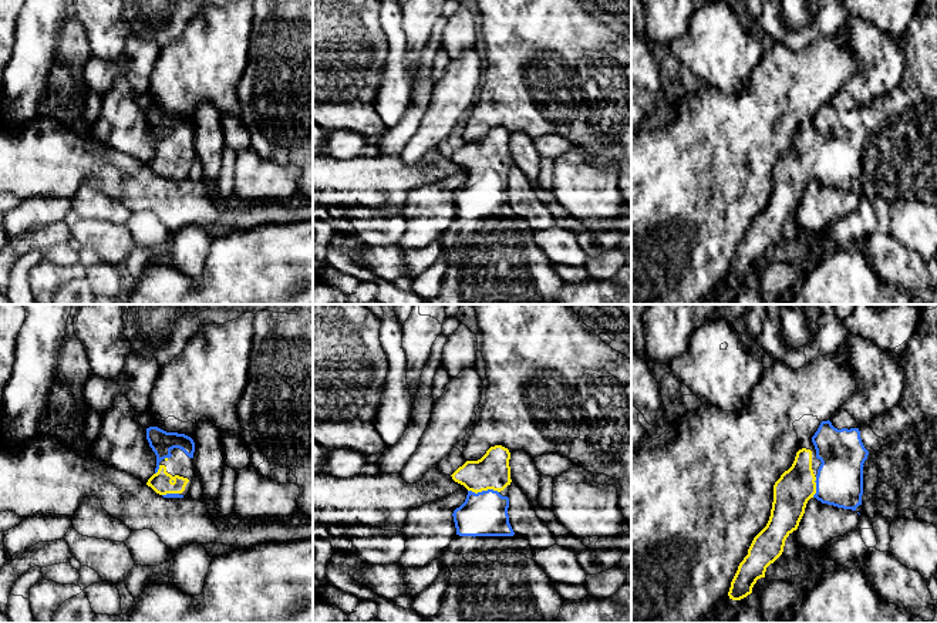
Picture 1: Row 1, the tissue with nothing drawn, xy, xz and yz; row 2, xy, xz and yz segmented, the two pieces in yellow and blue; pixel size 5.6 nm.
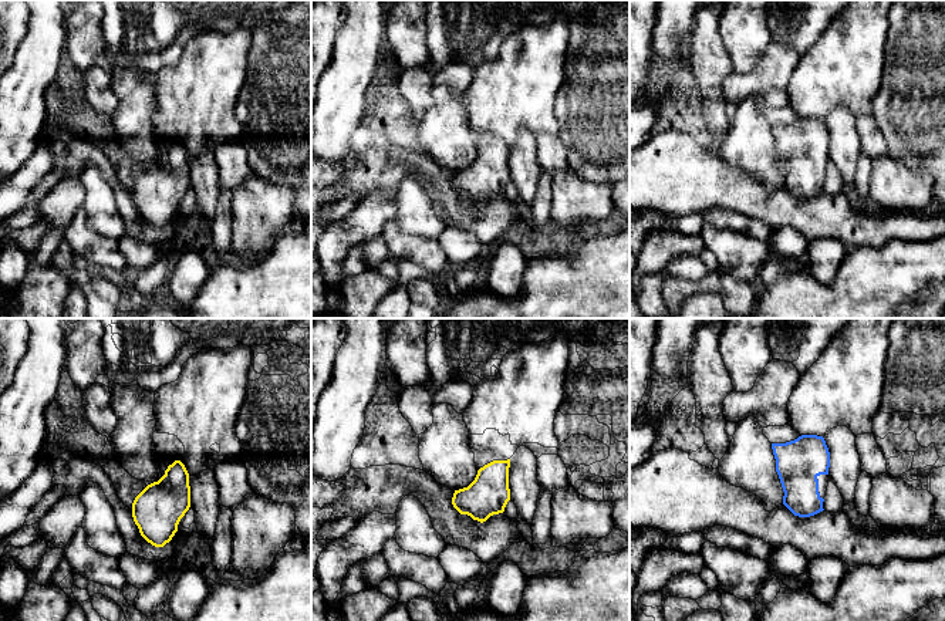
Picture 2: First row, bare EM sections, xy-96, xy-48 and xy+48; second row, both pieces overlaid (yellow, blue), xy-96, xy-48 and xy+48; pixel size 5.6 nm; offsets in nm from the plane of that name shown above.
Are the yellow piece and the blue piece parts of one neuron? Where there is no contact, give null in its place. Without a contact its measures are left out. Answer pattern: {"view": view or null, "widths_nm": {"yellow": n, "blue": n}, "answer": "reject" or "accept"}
{"view": "xz", "widths_nm": {"yellow": 200, "blue": 260}, "answer": "accept"}

